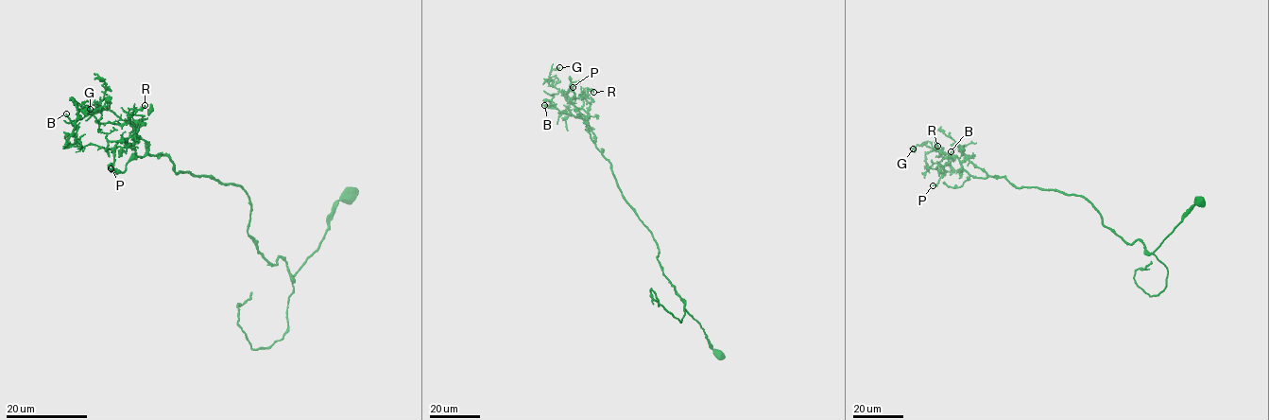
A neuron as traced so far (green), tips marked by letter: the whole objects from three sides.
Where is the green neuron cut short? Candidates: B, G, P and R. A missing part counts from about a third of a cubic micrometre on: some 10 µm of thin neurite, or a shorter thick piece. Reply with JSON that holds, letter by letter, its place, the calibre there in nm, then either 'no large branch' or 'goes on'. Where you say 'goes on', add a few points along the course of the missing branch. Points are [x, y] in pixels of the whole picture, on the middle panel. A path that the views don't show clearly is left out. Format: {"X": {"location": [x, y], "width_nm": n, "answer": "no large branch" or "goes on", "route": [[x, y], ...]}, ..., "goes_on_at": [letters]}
{"B": {"location": [544, 105], "width_nm": 240, "answer": "no large branch"}, "G": {"location": [559, 67], "width_nm": 360, "answer": "no large branch"}, "P": {"location": [573, 87], "width_nm": 160, "answer": "no large branch"}, "R": {"location": [593, 92], "width_nm": 240, "answer": "no large branch"}, "goes_on_at": []}

